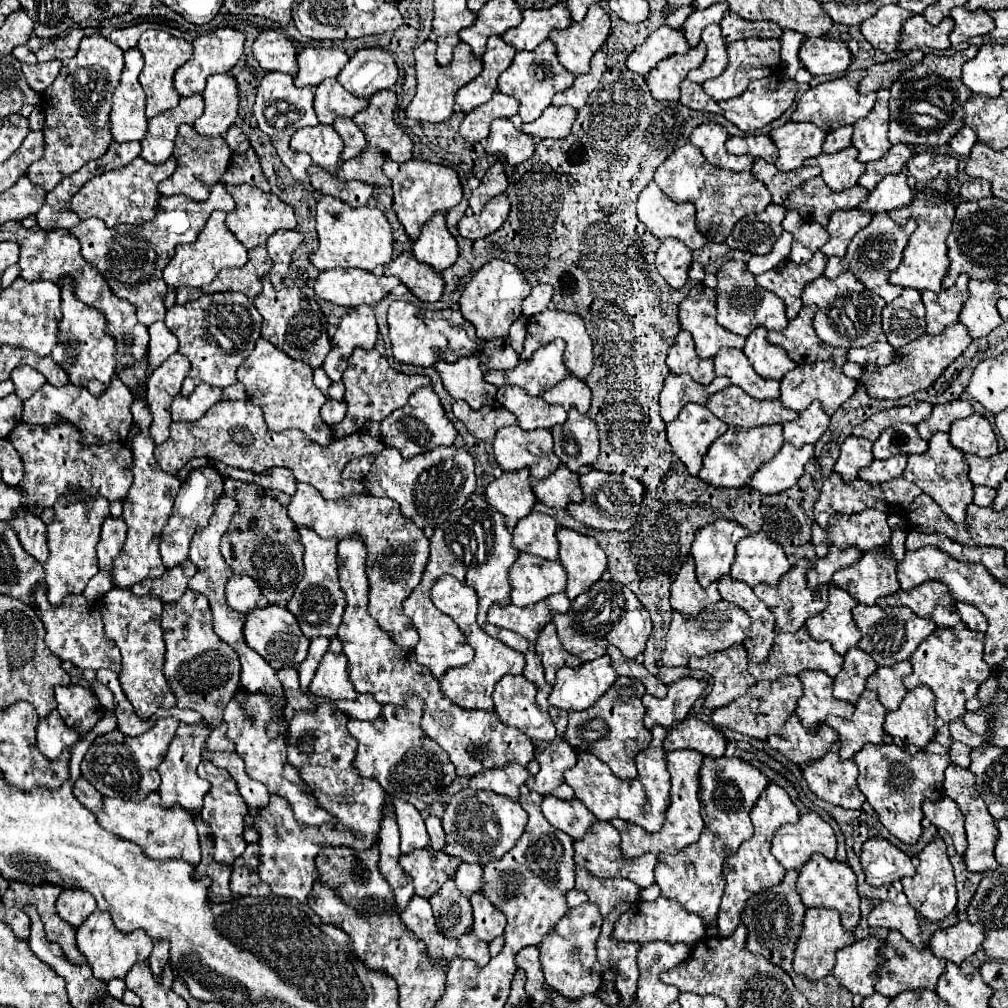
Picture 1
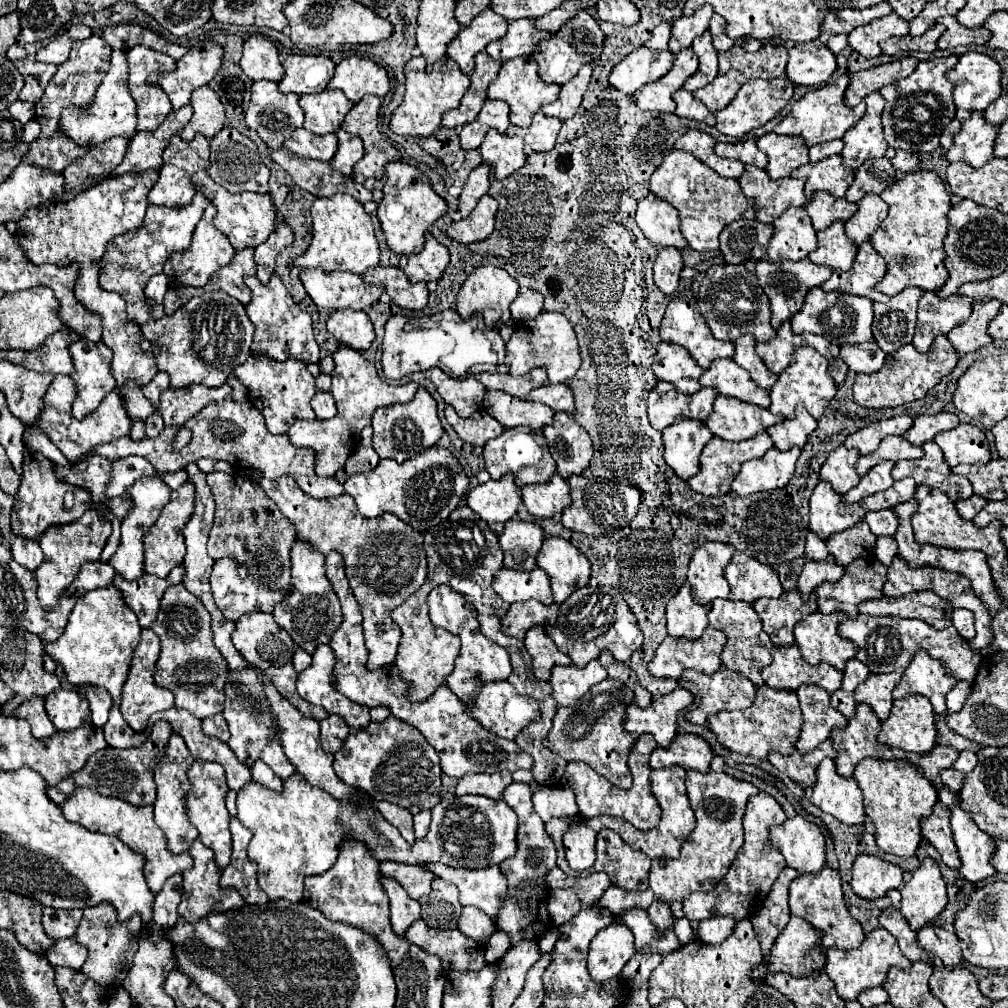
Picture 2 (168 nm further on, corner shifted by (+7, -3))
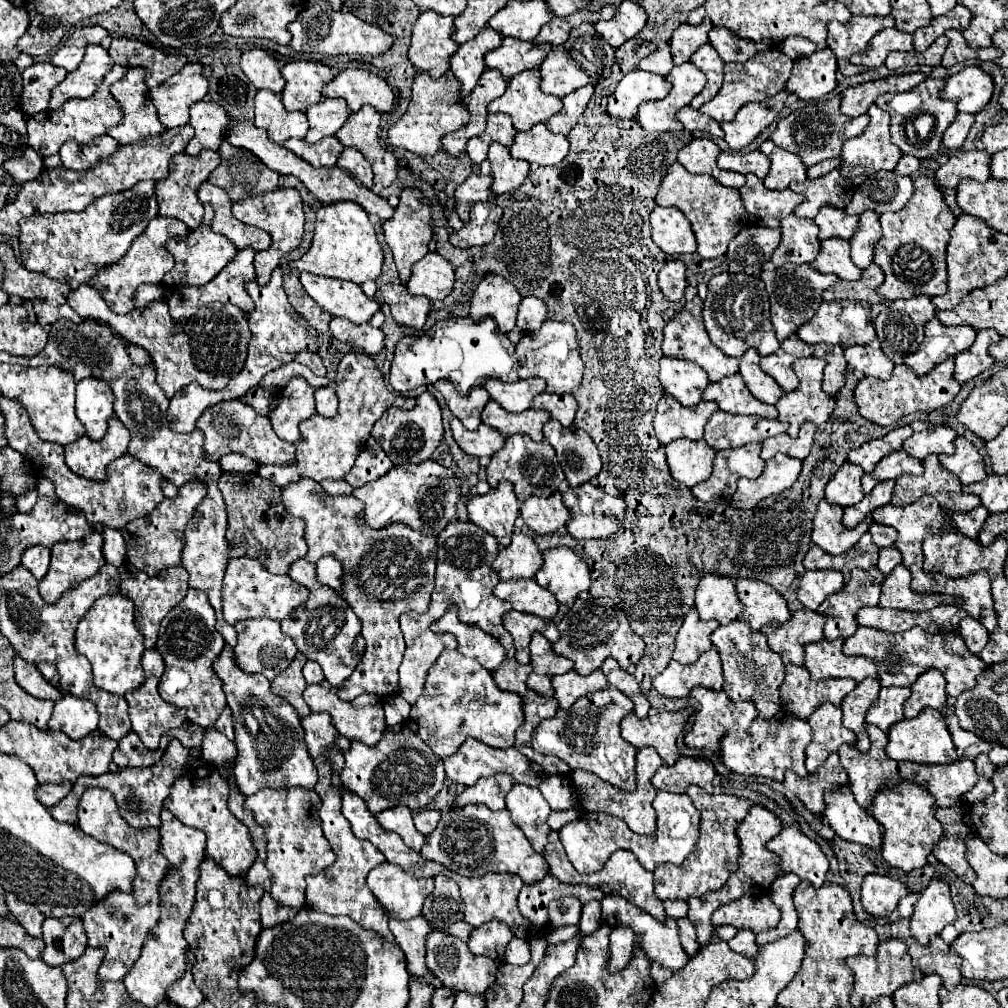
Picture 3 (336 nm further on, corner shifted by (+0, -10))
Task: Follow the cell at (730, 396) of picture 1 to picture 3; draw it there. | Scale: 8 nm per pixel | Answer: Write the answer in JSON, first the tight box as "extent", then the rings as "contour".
{"extent":[705,411,787,451],"contour":[[[717,411],[705,425],[705,441],[711,443],[715,451],[735,449],[747,445],[751,441],[765,441],[767,437],[775,437],[787,431],[787,423],[777,419],[763,419],[751,415],[731,415],[725,411]]]}

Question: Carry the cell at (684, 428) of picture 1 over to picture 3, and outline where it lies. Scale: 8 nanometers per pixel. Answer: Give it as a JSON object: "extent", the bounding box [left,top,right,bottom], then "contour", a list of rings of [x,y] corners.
{"extent":[667,439,715,487],"contour":[[[675,439],[675,443],[667,445],[667,463],[671,475],[687,485],[693,487],[701,481],[707,481],[711,475],[715,451],[701,439],[701,441],[687,441]]]}

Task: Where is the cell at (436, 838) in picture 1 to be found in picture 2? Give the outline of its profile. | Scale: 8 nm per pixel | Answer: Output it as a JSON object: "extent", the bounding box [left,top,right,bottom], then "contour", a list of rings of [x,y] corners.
{"extent":[414,810,430,840],"contour":[[[424,810],[414,816],[414,830],[416,830],[418,840],[428,834],[428,826],[430,826],[430,810]]]}

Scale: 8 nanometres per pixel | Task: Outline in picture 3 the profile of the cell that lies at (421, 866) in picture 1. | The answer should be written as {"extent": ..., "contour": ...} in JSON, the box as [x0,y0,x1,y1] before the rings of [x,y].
{"extent":[367,861,433,919],"contour":[[[387,861],[367,875],[367,885],[391,919],[421,915],[423,901],[433,893],[433,879],[417,879]]]}

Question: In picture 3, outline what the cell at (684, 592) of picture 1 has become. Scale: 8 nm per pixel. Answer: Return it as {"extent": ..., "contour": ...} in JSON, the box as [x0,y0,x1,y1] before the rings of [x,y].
{"extent":[673,607,717,663],"contour":[[[695,607],[687,613],[679,633],[677,633],[677,645],[673,651],[673,659],[679,663],[695,663],[699,655],[709,651],[713,645],[709,641],[709,635],[717,629],[717,623],[701,623]]]}

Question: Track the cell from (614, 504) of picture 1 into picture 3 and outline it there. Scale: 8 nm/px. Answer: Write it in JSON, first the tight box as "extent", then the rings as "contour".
{"extent":[563,483,625,539],"contour":[[[591,483],[569,487],[563,493],[563,503],[571,513],[571,519],[567,521],[567,531],[575,539],[607,539],[609,535],[621,529],[625,519],[625,501],[619,497],[607,495],[601,487],[595,487]]]}

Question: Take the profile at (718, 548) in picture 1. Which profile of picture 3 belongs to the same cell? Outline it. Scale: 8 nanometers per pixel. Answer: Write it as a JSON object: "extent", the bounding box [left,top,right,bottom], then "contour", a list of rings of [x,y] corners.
{"extent":[695,573,743,625],"contour":[[[713,573],[701,577],[695,589],[695,609],[699,611],[699,619],[703,621],[715,619],[721,625],[727,625],[739,619],[743,605],[739,603],[735,591],[735,579]]]}

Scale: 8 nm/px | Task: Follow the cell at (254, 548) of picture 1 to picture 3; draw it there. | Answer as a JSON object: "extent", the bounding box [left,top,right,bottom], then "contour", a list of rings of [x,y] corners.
{"extent":[219,473,307,575],"contour":[[[223,473],[219,479],[219,489],[223,493],[229,523],[227,539],[231,543],[229,557],[257,557],[263,565],[277,575],[285,575],[289,565],[307,553],[307,543],[303,539],[305,523],[299,517],[293,517],[281,499],[281,487],[267,483],[267,479],[255,473]]]}

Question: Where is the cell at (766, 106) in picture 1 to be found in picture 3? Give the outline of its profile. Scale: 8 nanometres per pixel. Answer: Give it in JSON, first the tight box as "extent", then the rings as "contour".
{"extent":[721,91,787,151],"contour":[[[787,91],[777,93],[775,97],[761,101],[761,103],[747,103],[739,109],[735,121],[721,123],[721,129],[725,131],[725,141],[733,151],[743,149],[749,145],[759,133],[763,133],[769,123],[779,115],[779,111],[785,107]]]}

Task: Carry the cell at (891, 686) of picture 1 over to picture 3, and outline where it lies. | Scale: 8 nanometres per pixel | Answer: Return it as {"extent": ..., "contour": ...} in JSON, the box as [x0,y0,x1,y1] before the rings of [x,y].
{"extent":[865,687,909,733],"contour":[[[881,687],[879,701],[869,709],[865,721],[887,733],[893,723],[903,719],[903,703],[909,699],[909,695],[909,687]]]}

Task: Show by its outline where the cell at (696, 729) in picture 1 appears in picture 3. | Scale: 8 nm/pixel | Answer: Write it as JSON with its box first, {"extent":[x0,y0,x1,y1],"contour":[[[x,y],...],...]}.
{"extent":[651,757,715,793],"contour":[[[681,757],[671,767],[661,765],[657,769],[657,775],[651,779],[651,783],[655,789],[669,793],[685,793],[689,785],[699,785],[707,793],[713,793],[713,785],[711,785],[713,777],[715,777],[715,769],[711,761]]]}

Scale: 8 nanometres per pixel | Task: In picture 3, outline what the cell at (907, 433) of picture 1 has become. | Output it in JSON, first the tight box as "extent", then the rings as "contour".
{"extent":[861,449,923,493],"contour":[[[903,449],[901,451],[895,451],[893,455],[887,455],[883,457],[877,467],[867,475],[863,475],[861,479],[861,487],[863,487],[863,493],[871,493],[871,489],[881,483],[881,481],[887,481],[887,479],[897,479],[905,473],[923,473],[923,465],[921,461],[917,461],[915,457],[907,455]]]}

